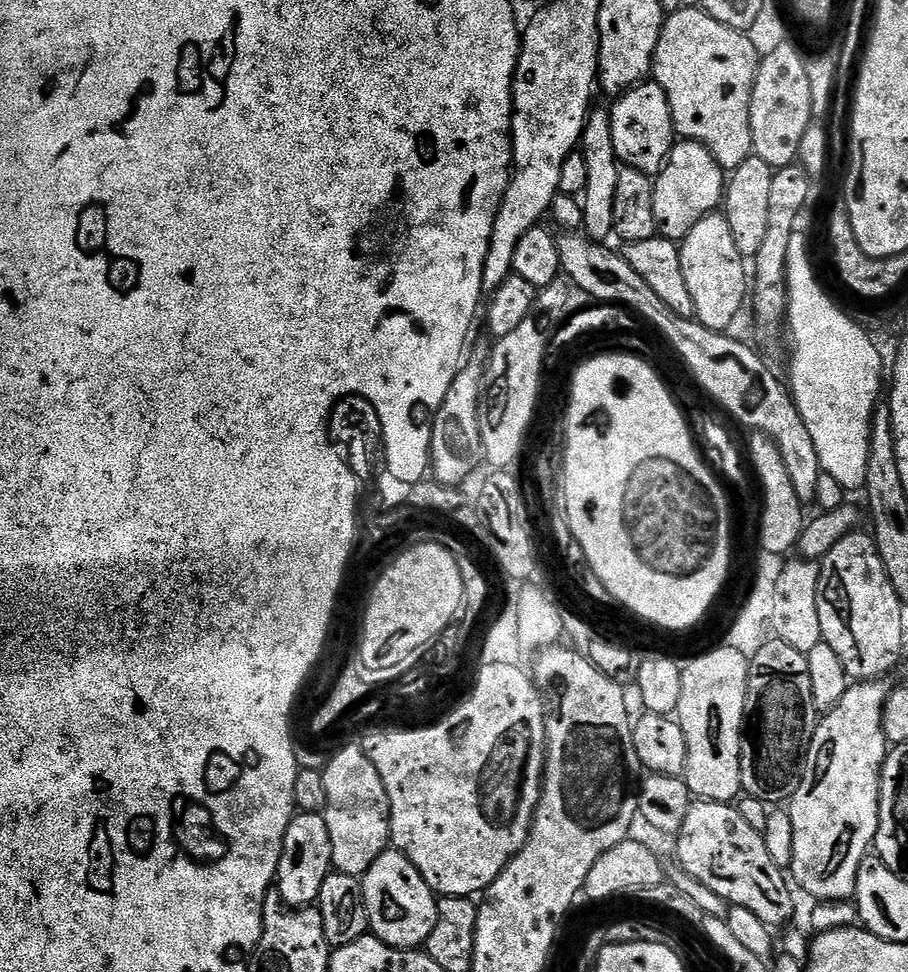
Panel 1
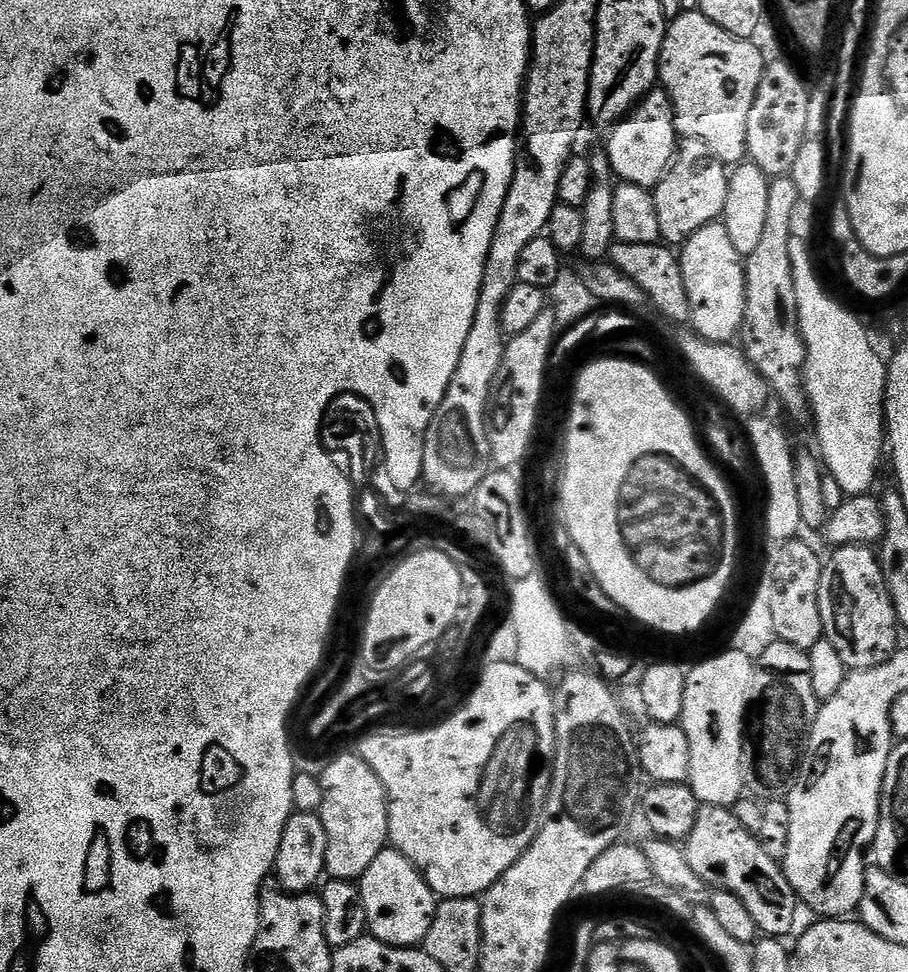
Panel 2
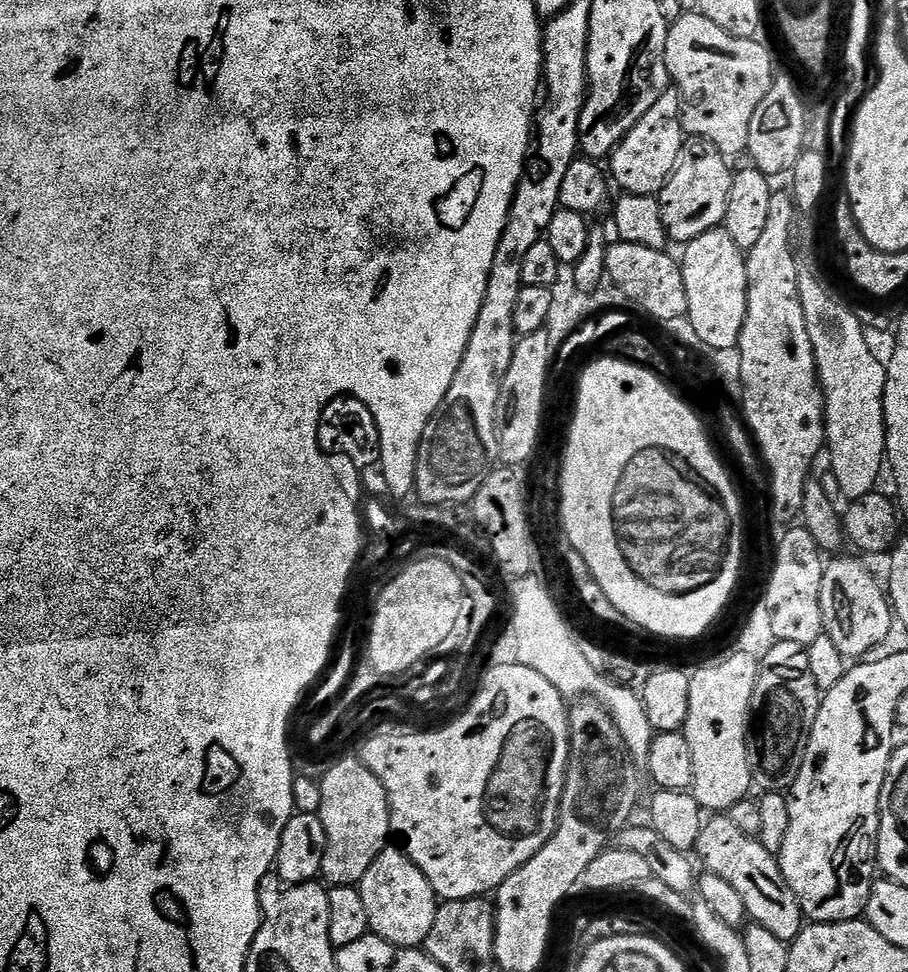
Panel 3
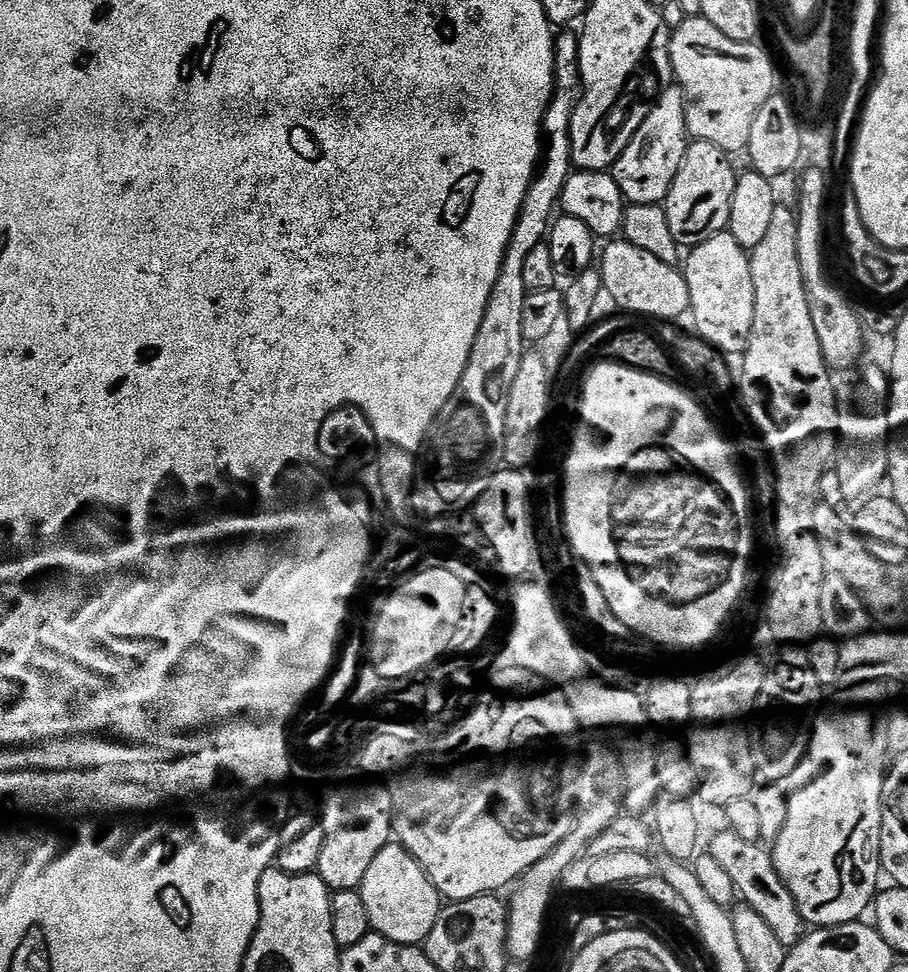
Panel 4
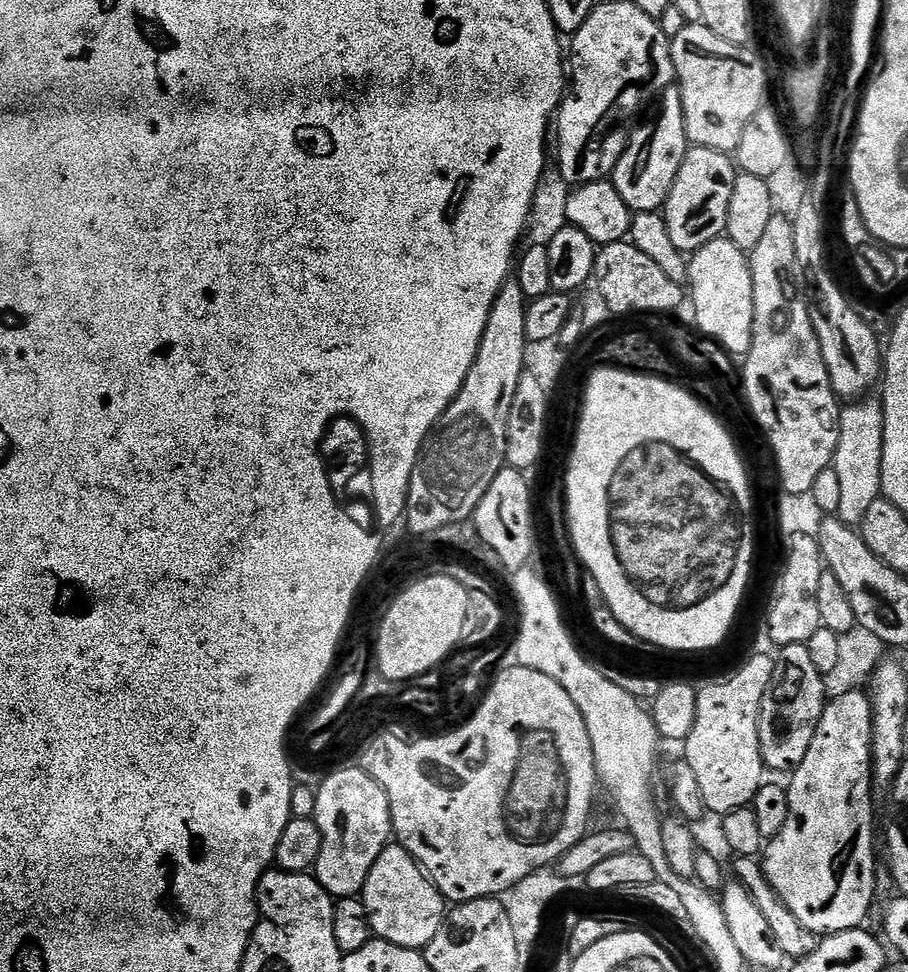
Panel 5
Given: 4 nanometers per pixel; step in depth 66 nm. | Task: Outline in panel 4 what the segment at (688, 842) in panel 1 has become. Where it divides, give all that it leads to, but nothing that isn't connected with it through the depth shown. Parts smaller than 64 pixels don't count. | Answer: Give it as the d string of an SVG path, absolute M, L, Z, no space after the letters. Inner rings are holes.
M725 830L713 838L710 853L722 866L722 869L726 870L726 874L730 876L730 881L736 888L737 897L747 907L753 908L758 914L762 914L762 918L766 918L766 926L770 926L770 930L774 930L774 935L778 937L778 942L782 942L785 950L792 949L795 944L804 939L806 925L802 914L798 910L788 887L784 885L782 878L776 873L771 855L759 843L751 844L743 840L741 836L737 836L735 832Z

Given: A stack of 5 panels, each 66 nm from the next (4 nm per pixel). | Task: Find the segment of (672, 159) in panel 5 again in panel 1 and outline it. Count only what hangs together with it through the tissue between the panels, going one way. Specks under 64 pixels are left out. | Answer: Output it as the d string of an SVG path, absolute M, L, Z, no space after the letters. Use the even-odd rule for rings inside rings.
M655 82L636 84L613 104L616 105L611 106L610 113L614 150L619 163L655 177L664 168L678 136L676 127L672 125L672 111L666 98L666 90L662 90L662 86Z

